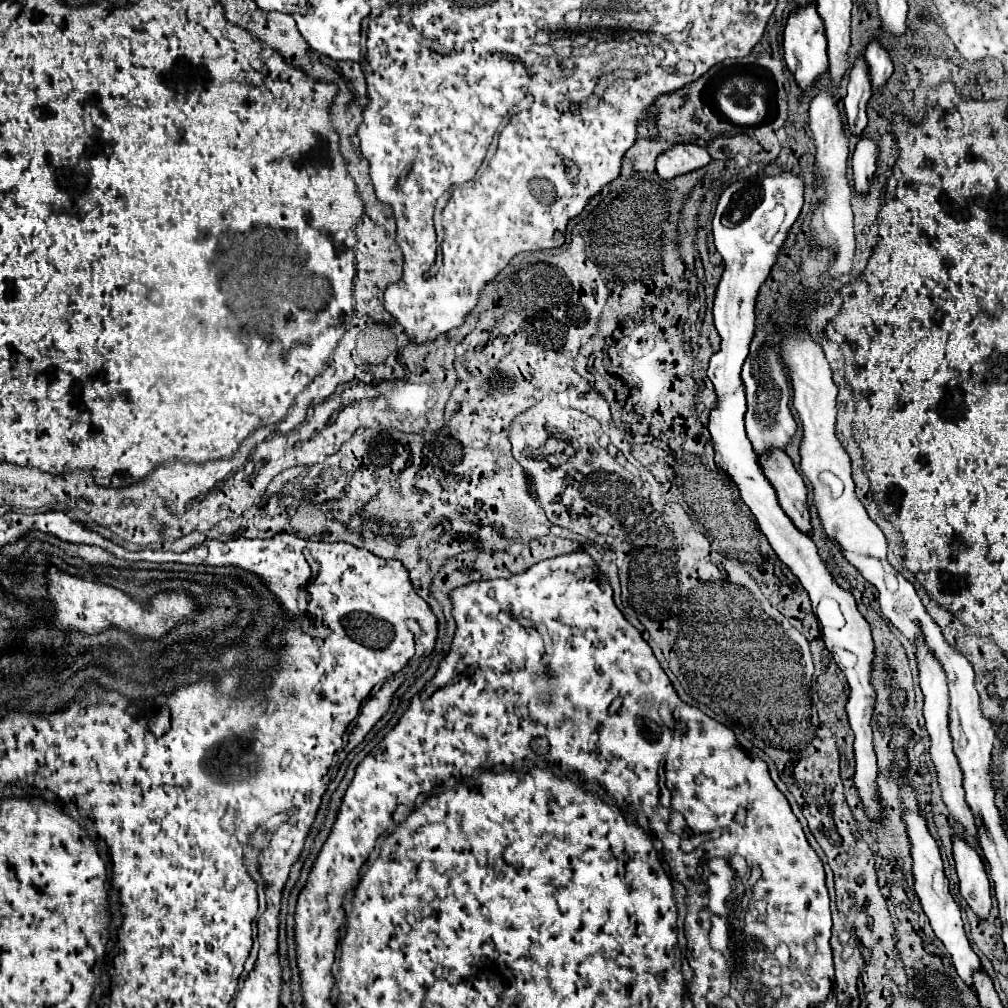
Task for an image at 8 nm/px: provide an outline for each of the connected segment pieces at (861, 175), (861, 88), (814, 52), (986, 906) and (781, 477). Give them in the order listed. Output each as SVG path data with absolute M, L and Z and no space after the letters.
M861 138L853 152L853 178L859 194L865 194L873 182L873 174L877 170L879 144L873 138Z
M859 54L851 74L849 74L849 86L847 86L847 96L845 96L845 114L847 114L847 126L853 134L861 134L863 128L867 126L867 102L871 98L871 74L869 66L865 62L865 56Z
M807 2L807 4L803 4L791 12L787 26L785 26L785 32L783 32L783 38L785 38L783 48L785 48L787 68L795 74L801 90L811 90L813 84L821 78L821 74L829 68L825 24L821 22L821 16L817 12L815 2Z
M953 836L953 860L959 876L959 890L977 916L989 916L991 910L991 886L985 874L985 864L975 848L971 848L961 836Z
M775 450L769 456L761 456L759 462L763 466L765 478L777 490L777 498L783 512L791 518L797 530L811 536L813 526L811 526L807 488L801 474L795 470L791 458L783 450Z

